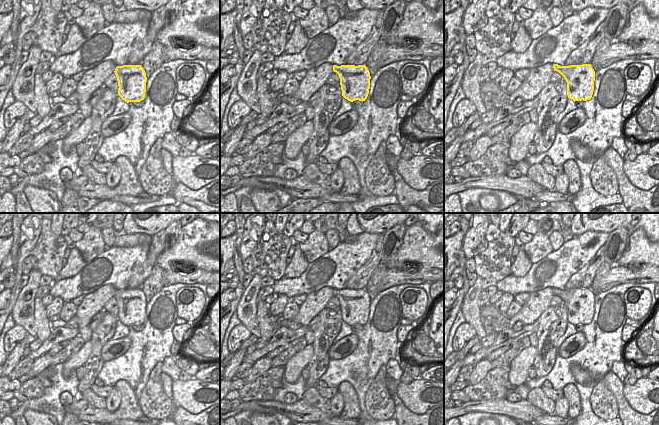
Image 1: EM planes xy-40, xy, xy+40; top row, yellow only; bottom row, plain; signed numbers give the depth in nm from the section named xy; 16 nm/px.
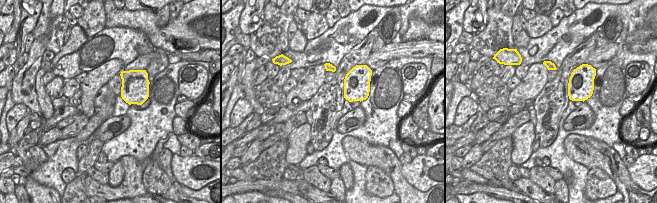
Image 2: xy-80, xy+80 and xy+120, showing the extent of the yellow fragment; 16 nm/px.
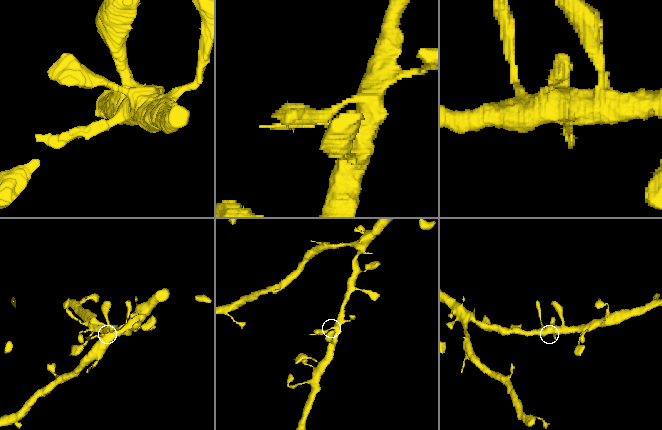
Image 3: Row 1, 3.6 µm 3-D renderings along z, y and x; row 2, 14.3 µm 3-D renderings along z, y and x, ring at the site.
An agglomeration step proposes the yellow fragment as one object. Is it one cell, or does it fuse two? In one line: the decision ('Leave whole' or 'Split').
Leave whole.

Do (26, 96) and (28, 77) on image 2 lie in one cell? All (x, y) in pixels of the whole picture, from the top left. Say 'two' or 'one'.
one

